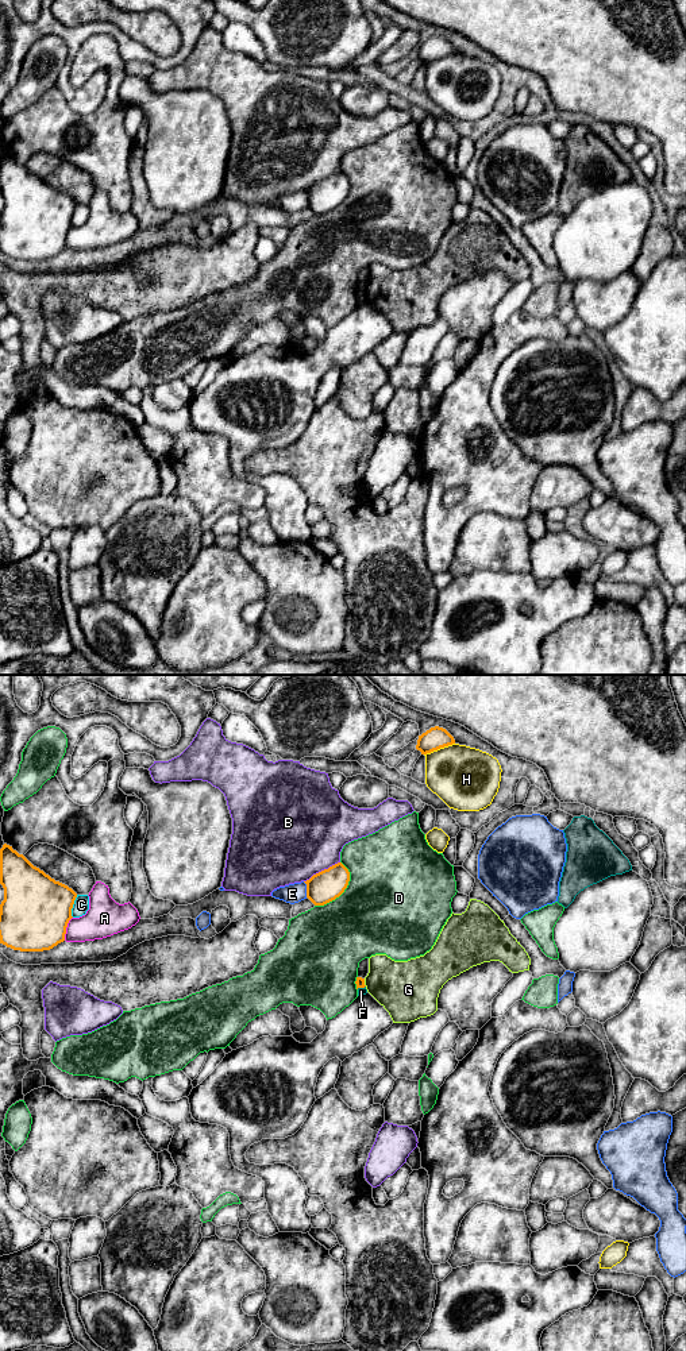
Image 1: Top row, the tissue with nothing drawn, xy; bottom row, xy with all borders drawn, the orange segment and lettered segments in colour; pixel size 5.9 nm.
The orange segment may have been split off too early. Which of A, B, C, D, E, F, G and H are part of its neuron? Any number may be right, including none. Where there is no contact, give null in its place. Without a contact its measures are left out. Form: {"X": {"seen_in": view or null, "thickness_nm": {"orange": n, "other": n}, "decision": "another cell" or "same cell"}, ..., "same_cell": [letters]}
{"A": {"seen_in": "xy", "thickness_nm": {"orange": 420, "other": 220}, "decision": "another cell"}, "B": {"seen_in": "xy", "thickness_nm": {"orange": 190, "other": 500}, "decision": "another cell"}, "C": {"seen_in": "xy", "thickness_nm": {"orange": 420, "other": 100}, "decision": "another cell"}, "D": {"seen_in": "xy", "thickness_nm": {"orange": 190, "other": 500}, "decision": "another cell"}, "E": {"seen_in": "xy", "thickness_nm": {"orange": 190, "other": 120}, "decision": "another cell"}, "F": {"seen_in": "xy", "thickness_nm": {"orange": 50, "other": 50}, "decision": "another cell"}, "G": {"seen_in": "xy", "thickness_nm": {"orange": 50, "other": 320}, "decision": "another cell"}, "H": {"seen_in": "xy", "thickness_nm": {"orange": 130, "other": 380}, "decision": "another cell"}, "same_cell": []}

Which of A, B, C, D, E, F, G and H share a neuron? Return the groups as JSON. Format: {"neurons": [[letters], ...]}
{"neurons": [["A"], ["B"], ["C"], ["D"], ["E"], ["F"], ["G"], ["H"]]}

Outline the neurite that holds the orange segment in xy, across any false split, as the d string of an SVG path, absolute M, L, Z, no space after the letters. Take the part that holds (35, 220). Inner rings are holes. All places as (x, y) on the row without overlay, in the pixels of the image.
M7 153L0 158L0 193L4 197L4 209L0 213L0 252L20 260L43 260L65 250L66 236L73 227L72 217L77 206L72 197L51 188Z

